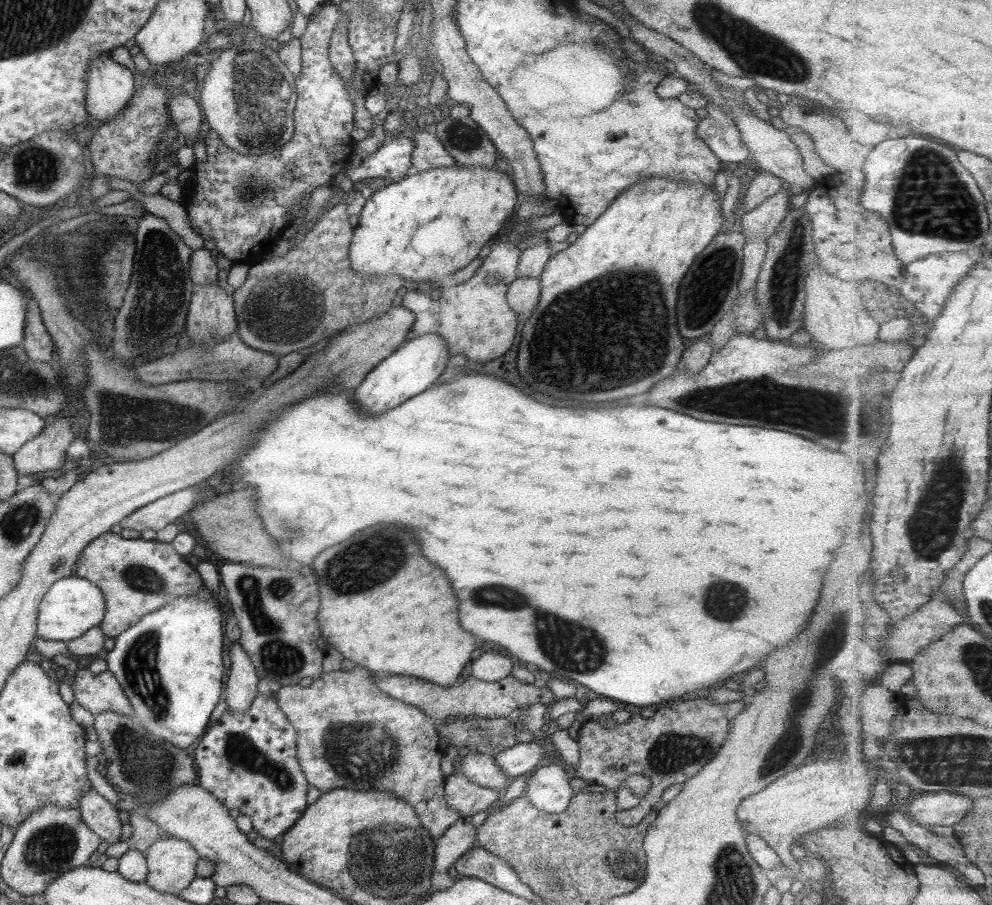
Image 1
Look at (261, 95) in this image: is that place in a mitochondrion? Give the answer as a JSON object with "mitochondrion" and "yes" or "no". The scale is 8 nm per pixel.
{"mitochondrion":"yes"}

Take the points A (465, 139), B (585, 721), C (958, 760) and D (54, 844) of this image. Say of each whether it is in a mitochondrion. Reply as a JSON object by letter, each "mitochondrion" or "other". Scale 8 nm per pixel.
{"A":"mitochondrion","B":"other","C":"mitochondrion","D":"mitochondrion"}

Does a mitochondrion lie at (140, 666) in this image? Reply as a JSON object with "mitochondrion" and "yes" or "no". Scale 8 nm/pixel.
{"mitochondrion":"yes"}

